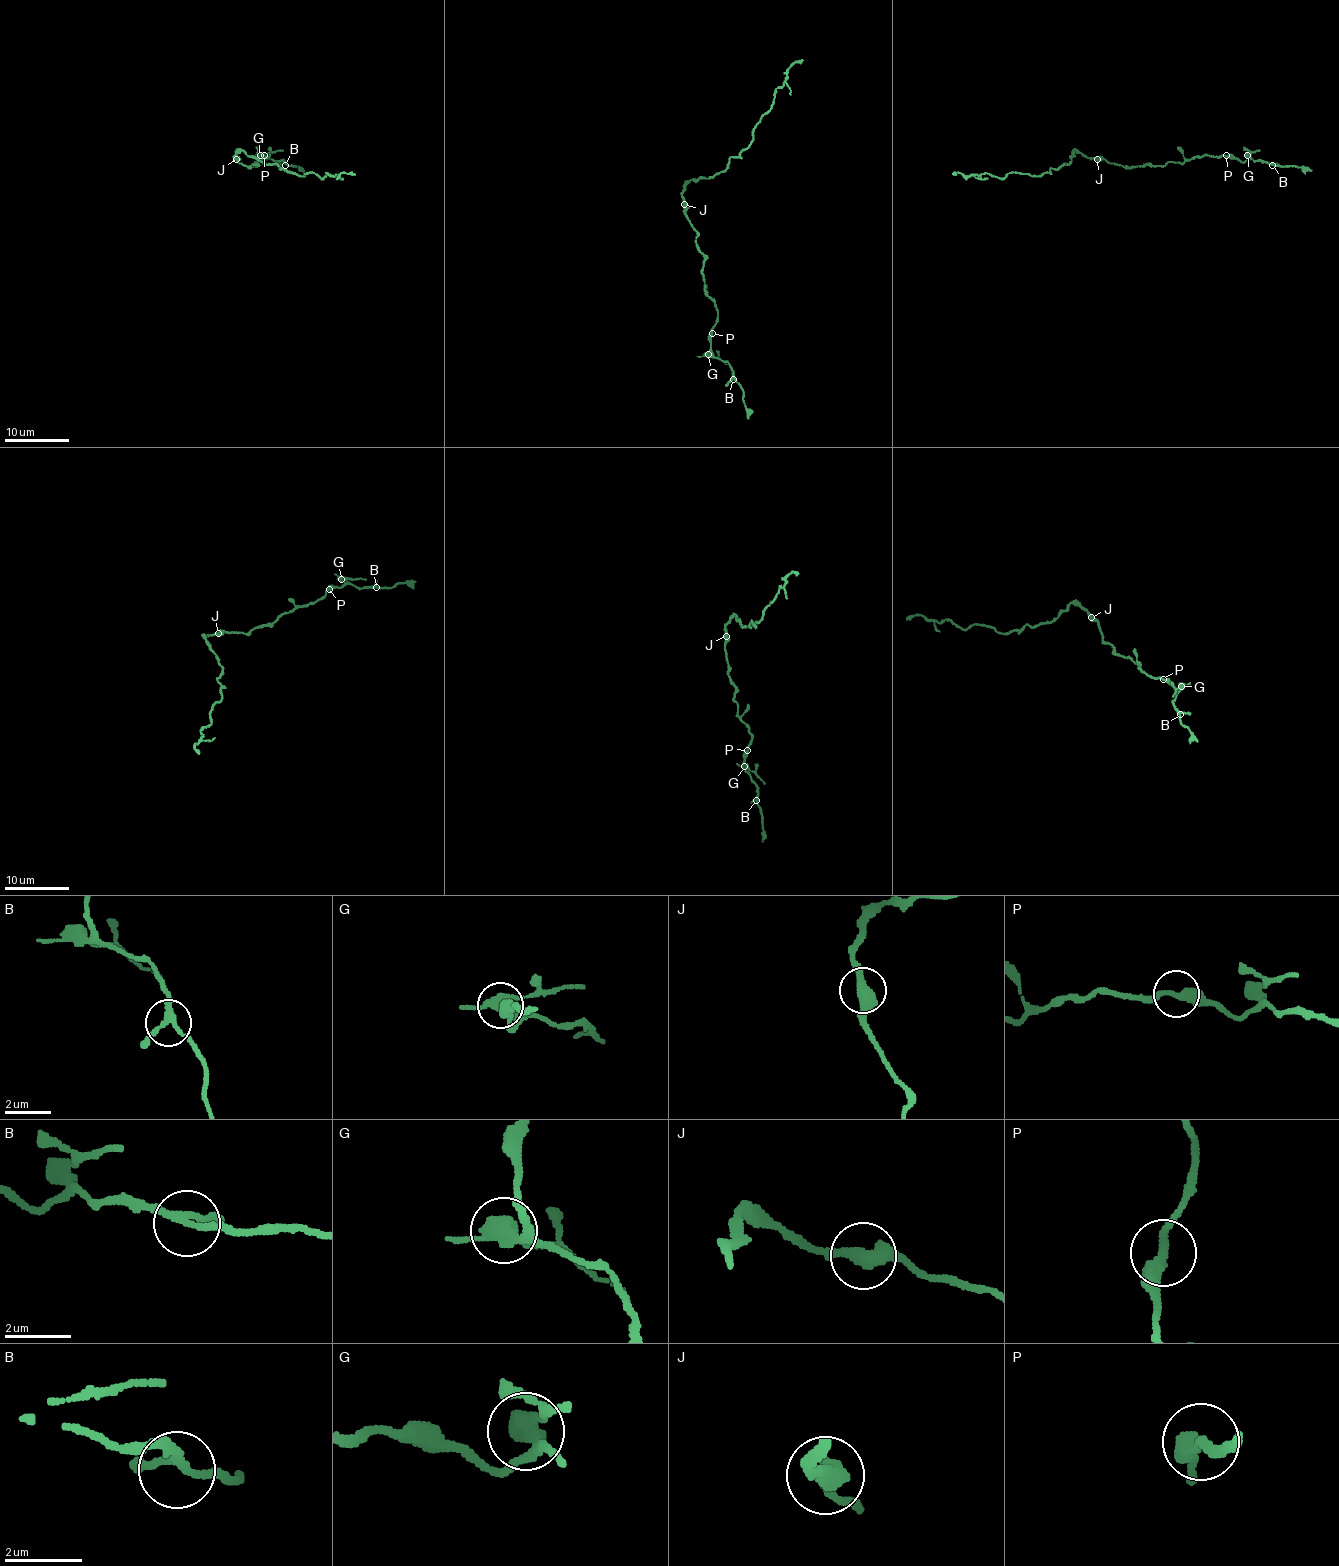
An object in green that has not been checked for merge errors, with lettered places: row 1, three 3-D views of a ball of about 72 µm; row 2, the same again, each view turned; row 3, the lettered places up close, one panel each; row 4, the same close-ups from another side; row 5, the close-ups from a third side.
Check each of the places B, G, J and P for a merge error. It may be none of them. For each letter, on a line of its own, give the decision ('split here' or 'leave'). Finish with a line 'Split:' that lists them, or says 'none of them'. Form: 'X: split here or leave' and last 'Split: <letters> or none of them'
B: leave
G: split here
J: split here
P: leave
Split: G, J

